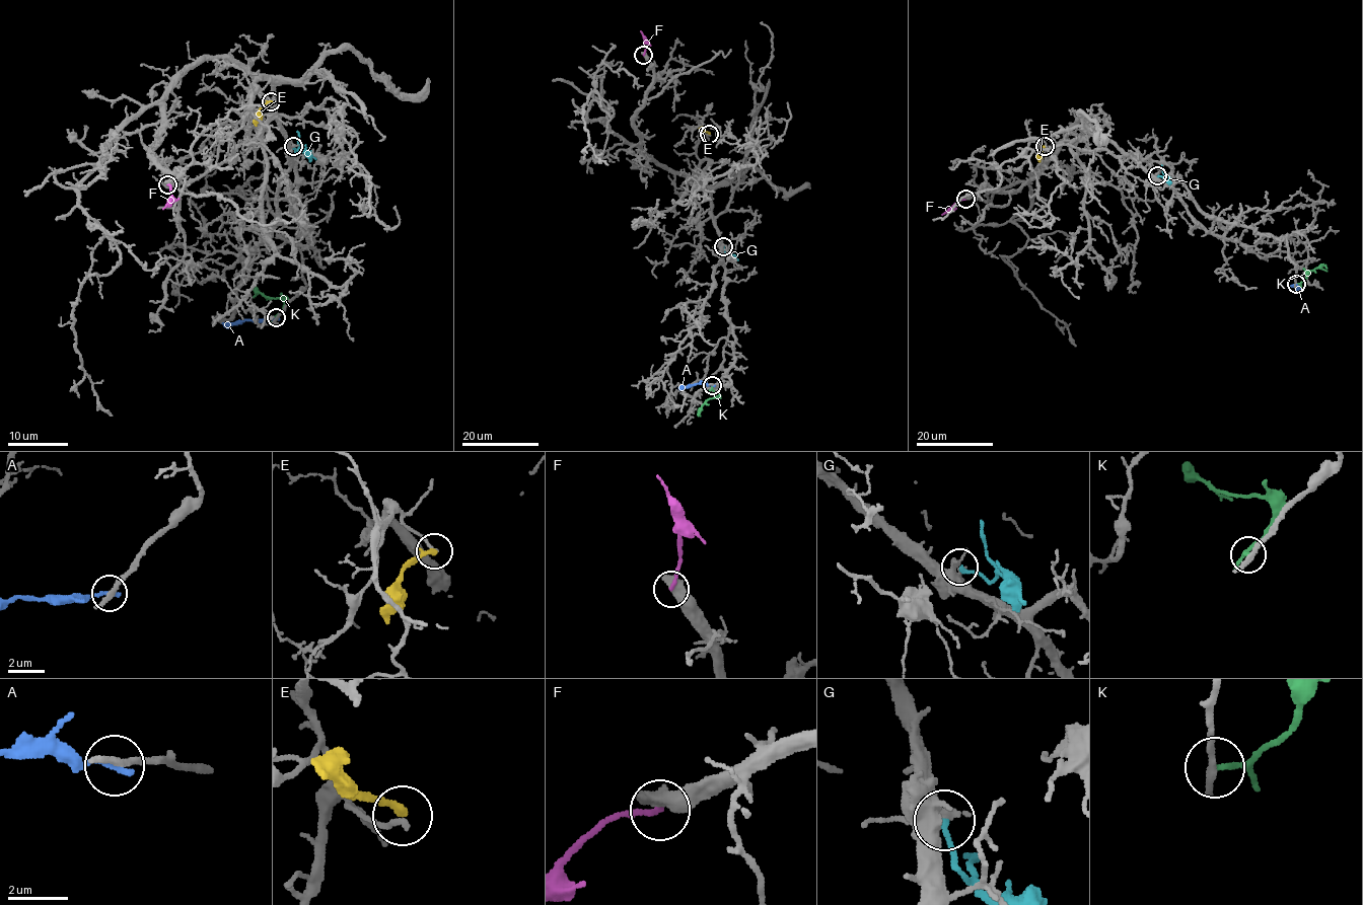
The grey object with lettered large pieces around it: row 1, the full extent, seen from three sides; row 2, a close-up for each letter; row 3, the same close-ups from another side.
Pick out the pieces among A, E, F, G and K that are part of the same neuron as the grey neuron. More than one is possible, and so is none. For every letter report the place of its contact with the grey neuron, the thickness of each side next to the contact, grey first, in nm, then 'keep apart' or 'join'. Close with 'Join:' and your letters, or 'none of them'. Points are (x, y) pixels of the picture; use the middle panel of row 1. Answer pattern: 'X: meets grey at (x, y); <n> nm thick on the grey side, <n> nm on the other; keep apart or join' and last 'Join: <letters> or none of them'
A: meets grey at (712, 385); 320 nm thick on the grey side, 240 nm on the other; keep apart
E: meets grey at (709, 134); 180 nm thick on the grey side, 240 nm on the other; keep apart
F: meets grey at (643, 55); 650 nm thick on the grey side, 200 nm on the other; keep apart
G: meets grey at (723, 246); 360 nm thick on the grey side, 220 nm on the other; keep apart
K: meets grey at (712, 385); 320 nm thick on the grey side, 190 nm on the other; keep apart
Join: none of them

